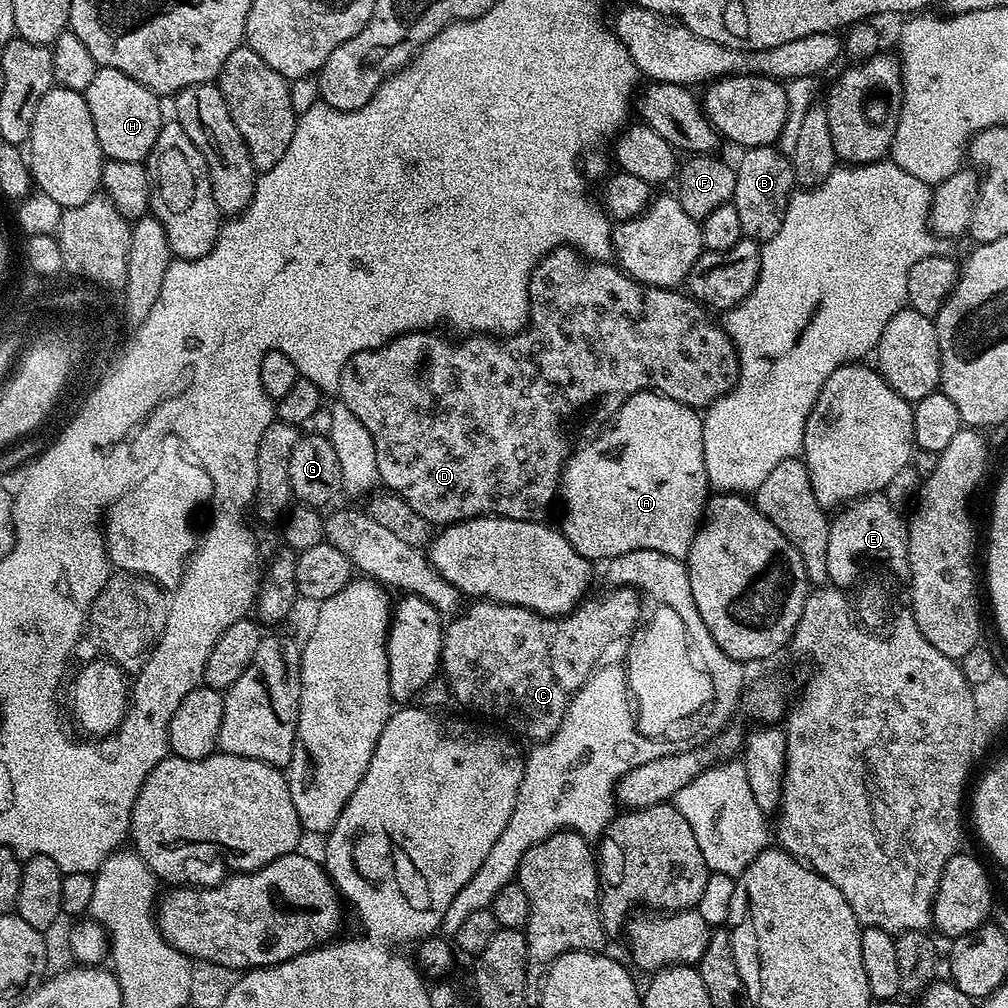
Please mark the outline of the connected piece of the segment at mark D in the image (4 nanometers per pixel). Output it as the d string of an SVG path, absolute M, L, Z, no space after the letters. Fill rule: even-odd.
M562 247L555 248L554 251L543 256L536 264L536 268L532 272L530 278L530 286L528 287L528 323L526 327L515 333L511 338L493 338L487 334L468 334L463 337L461 344L452 345L444 336L439 336L439 331L425 330L423 332L407 332L401 336L396 336L388 344L383 344L380 348L367 348L358 354L354 354L346 362L346 366L342 366L342 374L340 375L340 387L338 389L338 400L346 406L346 410L350 410L350 414L354 414L362 426L366 426L366 430L370 430L372 441L374 442L374 458L378 466L378 474L380 475L379 483L383 485L387 491L393 492L396 496L401 496L406 502L406 506L410 506L410 510L414 510L414 514L422 514L422 518L426 518L428 523L433 526L447 526L449 524L460 524L464 520L473 520L479 516L501 516L502 518L514 518L515 520L535 520L544 522L549 519L548 511L552 508L552 499L555 501L558 496L560 487L560 473L564 470L564 461L570 455L570 447L568 448L568 435L579 426L583 420L588 420L591 416L608 416L607 418L615 417L619 412L620 407L626 403L635 392L642 392L648 389L662 392L664 395L674 398L683 404L689 404L690 407L697 410L707 409L709 404L713 404L718 398L722 398L731 390L734 385L740 382L740 359L736 356L736 347L732 345L732 339L724 331L719 323L716 324L711 320L709 309L703 304L697 304L695 300L689 298L683 291L673 290L671 288L655 288L649 284L641 284L635 280L633 276L628 275L623 268L612 262L593 262L580 255L575 248Z

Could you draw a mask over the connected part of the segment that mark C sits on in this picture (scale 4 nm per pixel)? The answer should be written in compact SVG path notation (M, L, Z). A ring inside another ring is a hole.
M616 586L608 591L612 592L585 599L565 616L539 616L529 608L519 608L513 604L469 603L472 605L453 615L444 629L440 662L442 676L448 681L454 700L492 720L501 720L506 727L513 728L518 735L525 736L531 742L548 740L558 730L576 691L601 663L600 655L615 640L622 639L624 635L627 637L641 623L642 596L637 589Z

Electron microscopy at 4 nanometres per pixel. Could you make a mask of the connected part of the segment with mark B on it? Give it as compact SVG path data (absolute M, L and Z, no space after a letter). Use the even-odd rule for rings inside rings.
M779 147L750 148L743 155L740 164L735 165L736 185L732 205L738 210L745 237L763 242L774 238L774 234L778 234L778 226L782 226L782 218L796 184L796 175L791 159Z

